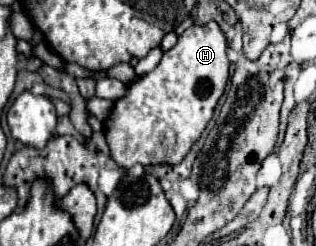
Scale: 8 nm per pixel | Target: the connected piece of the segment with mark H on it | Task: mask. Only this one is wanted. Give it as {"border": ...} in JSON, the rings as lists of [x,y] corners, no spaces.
{"border":[[[207,22],[203,26],[187,28],[177,44],[163,54],[157,68],[135,82],[129,84],[129,90],[123,98],[119,98],[103,122],[103,130],[107,136],[107,144],[111,150],[111,158],[121,168],[133,168],[135,164],[179,164],[191,146],[199,140],[203,130],[207,128],[209,120],[213,118],[213,110],[217,100],[221,98],[229,80],[229,60],[227,60],[227,40],[221,28],[215,22]]]}

